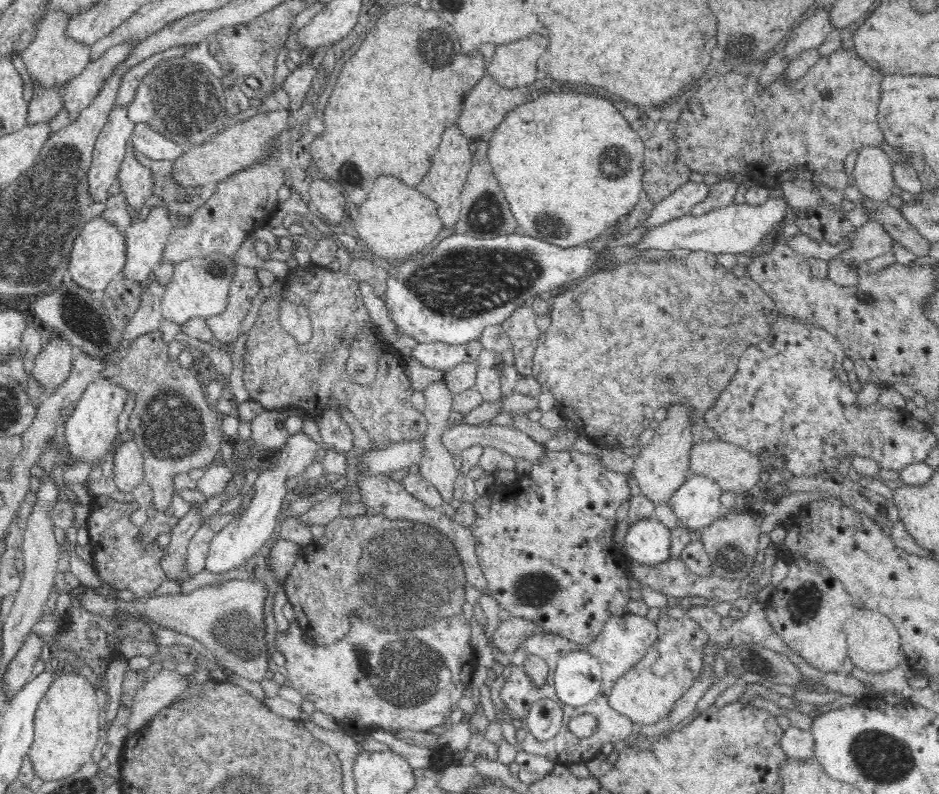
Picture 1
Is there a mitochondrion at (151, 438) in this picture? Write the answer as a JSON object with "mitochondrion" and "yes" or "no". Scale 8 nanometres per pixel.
{"mitochondrion":"yes"}

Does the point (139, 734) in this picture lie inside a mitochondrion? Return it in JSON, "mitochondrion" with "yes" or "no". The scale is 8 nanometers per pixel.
{"mitochondrion":"no"}

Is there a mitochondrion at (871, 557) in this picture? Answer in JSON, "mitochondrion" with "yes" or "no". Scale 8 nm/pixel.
{"mitochondrion":"no"}

